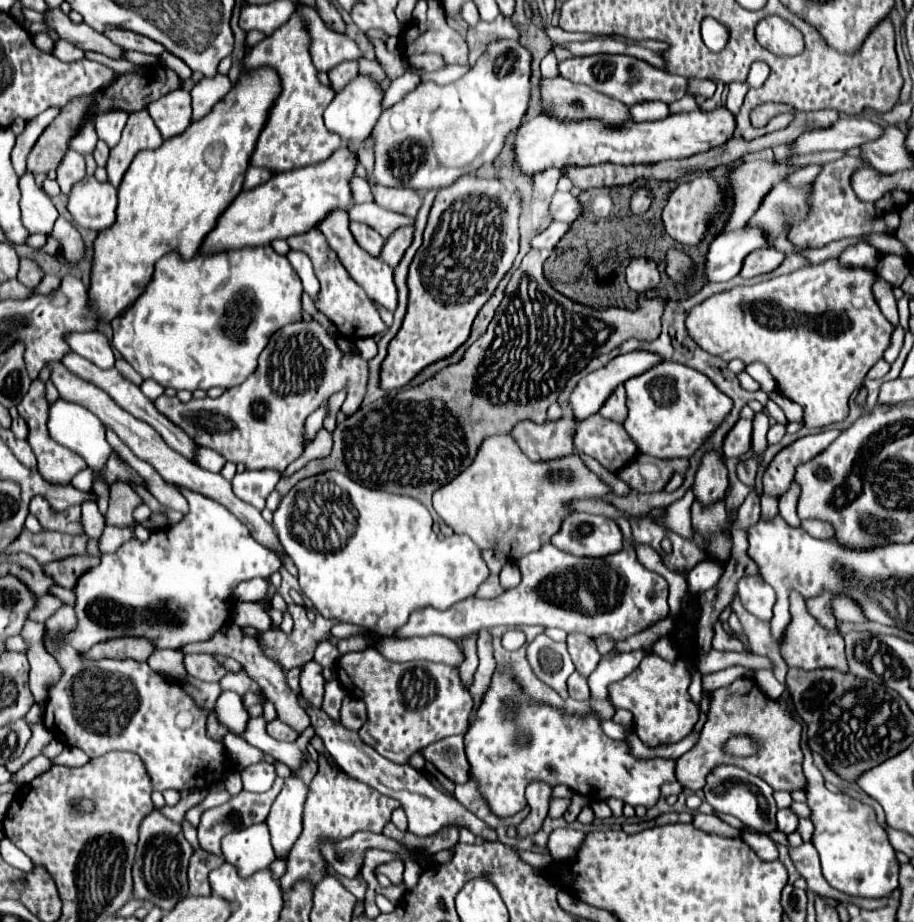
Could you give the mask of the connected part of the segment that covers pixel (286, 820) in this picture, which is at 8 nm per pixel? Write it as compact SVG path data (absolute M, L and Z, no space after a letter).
M296 774L284 780L284 788L272 804L272 810L266 818L272 846L278 860L284 860L292 850L292 844L302 832L302 804L306 800L308 786L298 780Z

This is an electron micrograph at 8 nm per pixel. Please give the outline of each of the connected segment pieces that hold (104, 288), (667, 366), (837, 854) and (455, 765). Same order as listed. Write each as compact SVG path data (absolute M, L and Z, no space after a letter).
M270 68L246 72L244 76L240 76L234 88L202 120L190 124L184 134L164 140L158 150L144 150L134 158L118 188L116 222L108 230L100 230L94 238L88 308L96 312L98 322L110 324L116 316L132 306L136 296L144 292L144 286L154 272L154 262L160 260L160 256L168 252L180 252L184 260L196 256L204 236L214 228L218 216L240 194L250 154L278 92L280 80Z
M670 360L628 380L628 384L624 386L628 394L628 402L626 402L628 418L624 422L624 428L632 436L632 440L638 444L640 454L650 454L656 458L676 458L676 456L690 458L696 452L696 448L704 442L704 438L722 422L722 418L732 408L732 400L726 394L722 394L708 376L700 374L694 368L688 368L678 362L670 362Z
M802 746L802 752L804 776L808 780L806 804L810 808L810 820L814 824L812 844L820 854L826 882L850 896L888 896L898 886L898 860L894 856L894 848L888 842L888 834L876 822L876 812L868 804L848 794L830 792L824 786L820 770L812 764L810 748Z
M450 736L440 742L434 742L428 748L420 750L420 754L454 784L468 782L470 764L464 754L464 736Z

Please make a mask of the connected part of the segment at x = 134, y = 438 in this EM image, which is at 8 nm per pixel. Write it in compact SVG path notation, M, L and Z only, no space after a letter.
M48 362L46 368L50 368L50 382L58 388L60 398L72 400L72 402L76 402L76 404L88 408L92 414L96 414L108 428L112 428L112 430L118 434L118 438L120 438L140 460L144 460L144 462L148 462L150 466L154 466L156 472L158 472L166 482L184 486L184 488L192 488L194 492L200 492L200 494L204 494L204 496L208 496L208 498L212 498L212 500L224 504L224 506L250 530L250 534L252 534L260 544L264 544L264 546L270 548L270 550L282 550L274 528L262 518L260 510L252 508L250 504L244 504L244 502L232 492L232 484L230 484L228 480L224 480L220 474L202 470L200 466L196 466L196 464L194 464L192 460L188 460L186 456L180 456L180 454L172 452L172 448L168 448L168 444L164 444L162 436L160 436L154 428L150 428L150 426L144 424L142 420L132 418L132 414L124 412L104 390L96 388L94 384L88 384L86 380L80 380L80 376L68 372L68 370L64 368L62 362Z

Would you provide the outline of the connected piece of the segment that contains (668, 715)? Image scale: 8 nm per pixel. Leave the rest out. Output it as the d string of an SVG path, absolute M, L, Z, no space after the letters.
M648 654L630 676L610 686L610 698L616 708L626 708L634 714L634 730L638 738L648 744L670 744L686 738L698 720L698 708L688 696L692 672L686 656L678 656L676 662L666 662L658 654Z

